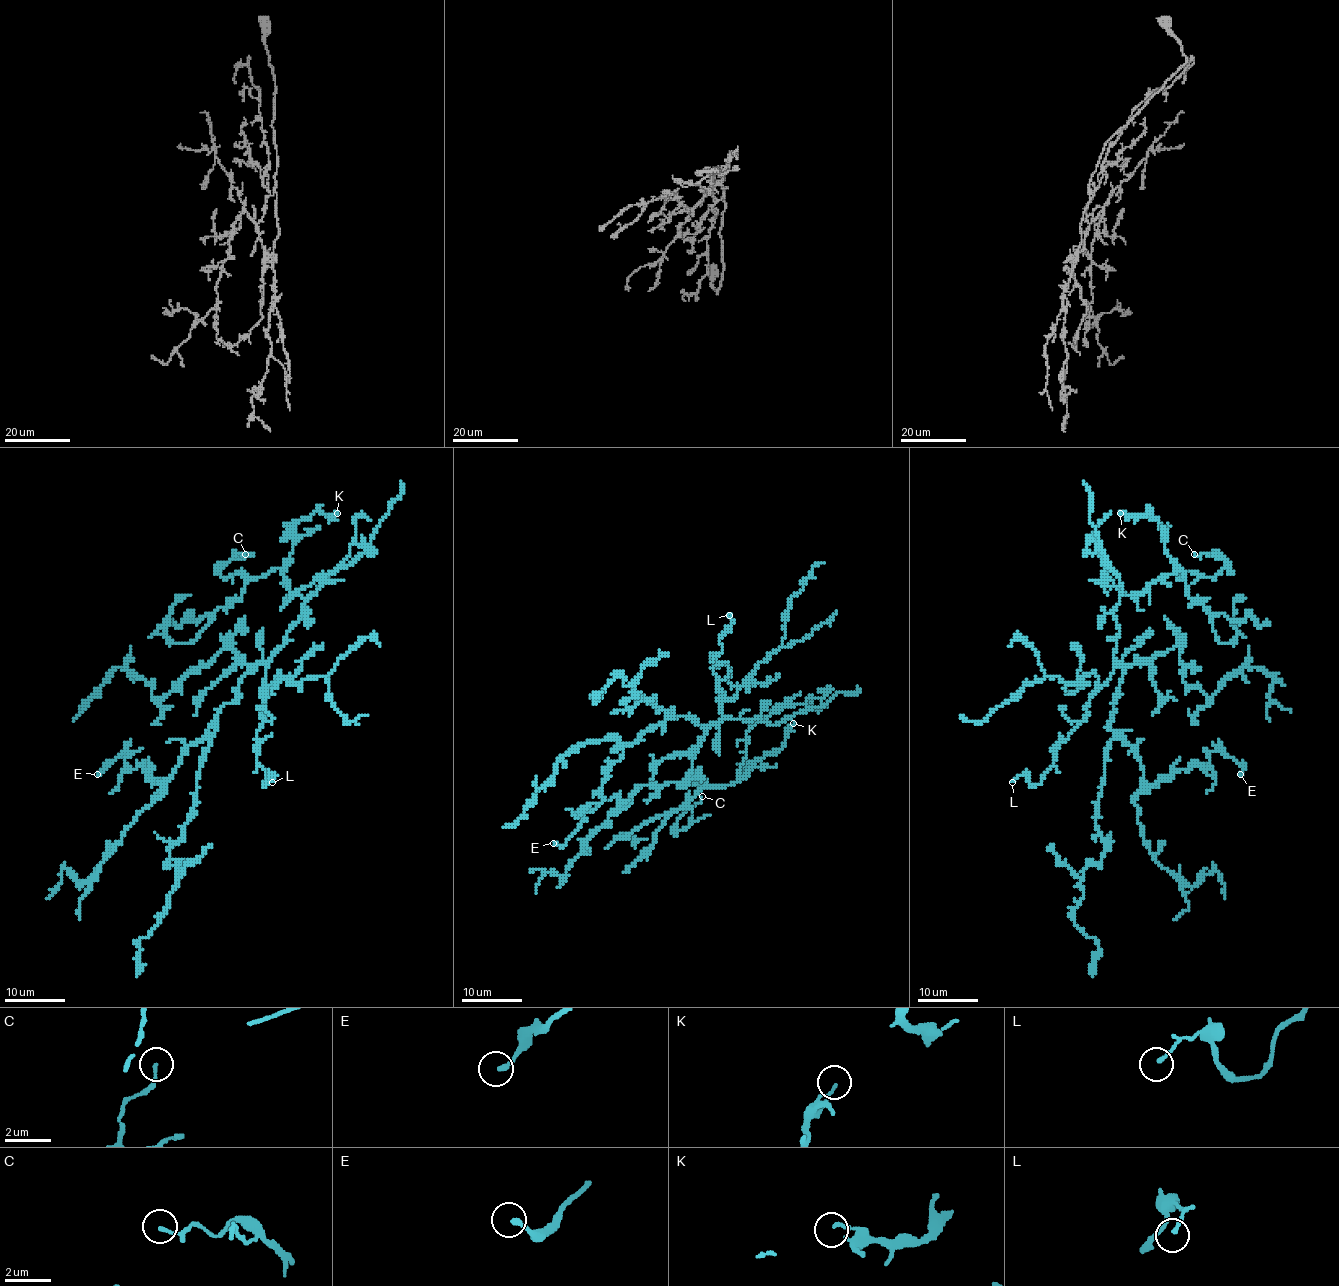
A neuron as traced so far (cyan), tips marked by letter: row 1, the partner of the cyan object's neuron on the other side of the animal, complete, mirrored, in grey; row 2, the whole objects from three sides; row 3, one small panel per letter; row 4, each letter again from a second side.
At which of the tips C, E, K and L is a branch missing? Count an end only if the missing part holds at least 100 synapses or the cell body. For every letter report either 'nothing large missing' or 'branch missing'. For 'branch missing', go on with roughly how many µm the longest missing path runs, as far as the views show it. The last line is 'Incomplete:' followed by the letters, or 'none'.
C: nothing large missing
E: nothing large missing
K: nothing large missing
L: nothing large missing
Incomplete: none

